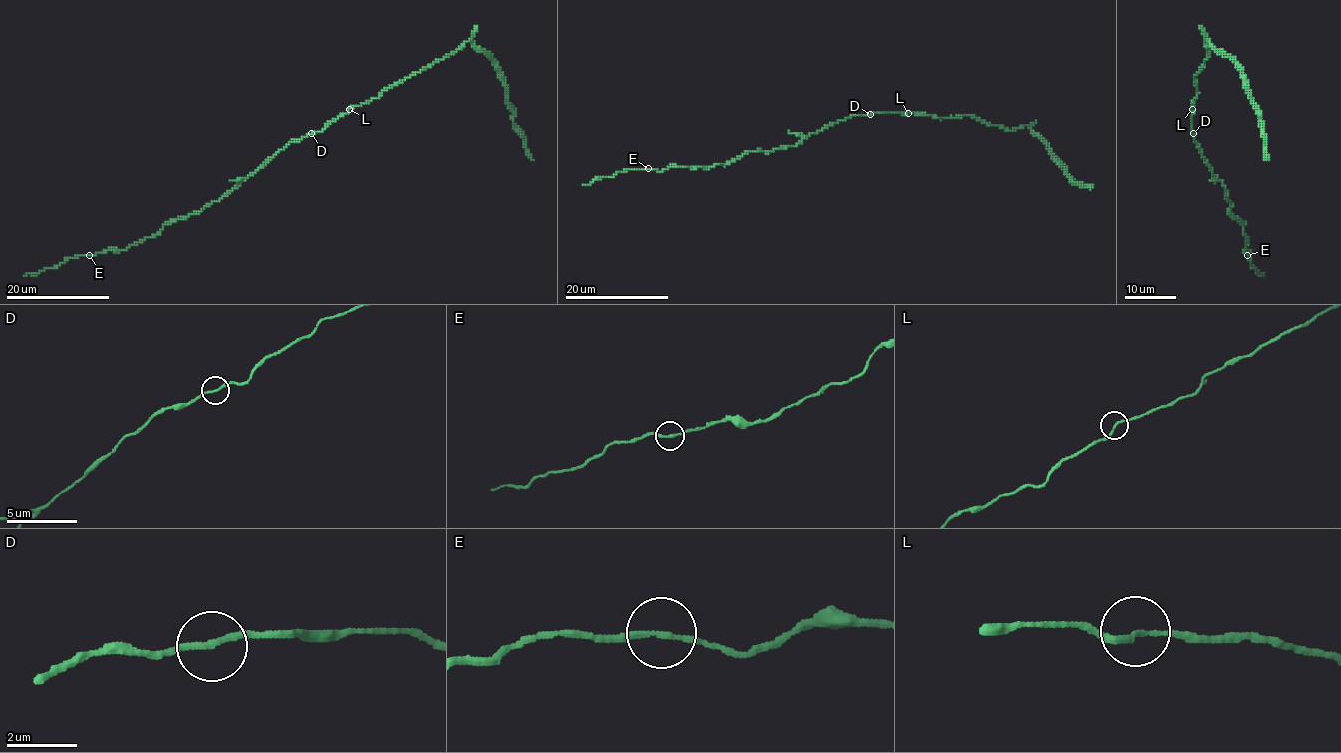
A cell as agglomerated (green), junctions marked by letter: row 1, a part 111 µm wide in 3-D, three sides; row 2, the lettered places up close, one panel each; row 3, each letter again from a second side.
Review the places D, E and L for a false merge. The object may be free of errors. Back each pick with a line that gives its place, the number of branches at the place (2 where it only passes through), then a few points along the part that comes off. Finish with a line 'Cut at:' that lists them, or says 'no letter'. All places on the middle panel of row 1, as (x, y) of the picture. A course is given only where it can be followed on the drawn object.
Cut at: no letter

